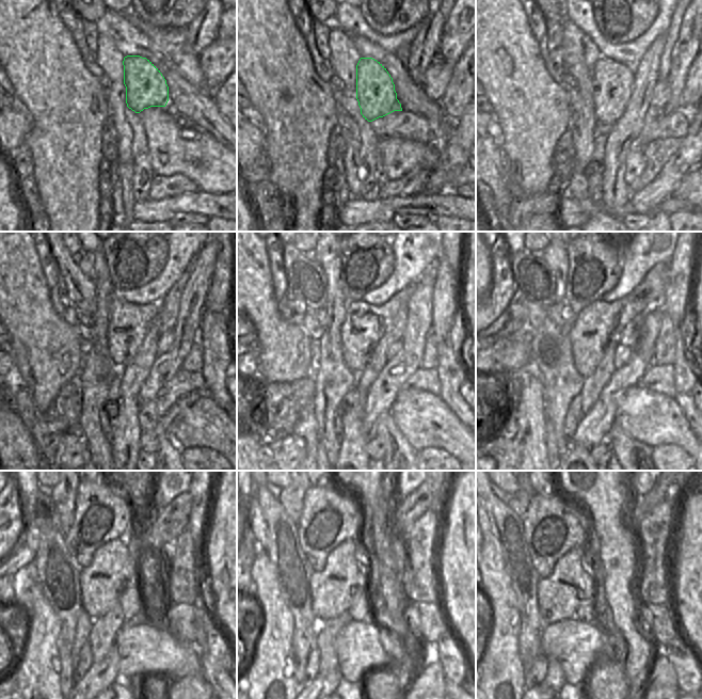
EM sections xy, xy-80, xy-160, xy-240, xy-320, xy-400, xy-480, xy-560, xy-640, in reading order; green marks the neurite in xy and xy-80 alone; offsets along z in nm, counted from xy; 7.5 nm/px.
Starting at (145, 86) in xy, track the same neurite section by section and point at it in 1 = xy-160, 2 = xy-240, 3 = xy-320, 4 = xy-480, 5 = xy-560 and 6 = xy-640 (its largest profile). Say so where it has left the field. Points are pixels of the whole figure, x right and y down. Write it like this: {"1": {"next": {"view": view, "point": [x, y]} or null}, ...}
{"1": {"next": {"view": "xy-160", "point": [612, 81]}}, "2": {"next": {"view": "xy-240", "point": [128, 323]}}, "3": {"next": {"view": "xy-320", "point": [365, 324]}}, "4": {"next": {"view": "xy-480", "point": [102, 582]}}, "5": {"next": {"view": "xy-560", "point": [336, 586]}}, "6": {"next": {"view": "xy-640", "point": [573, 584]}}}

